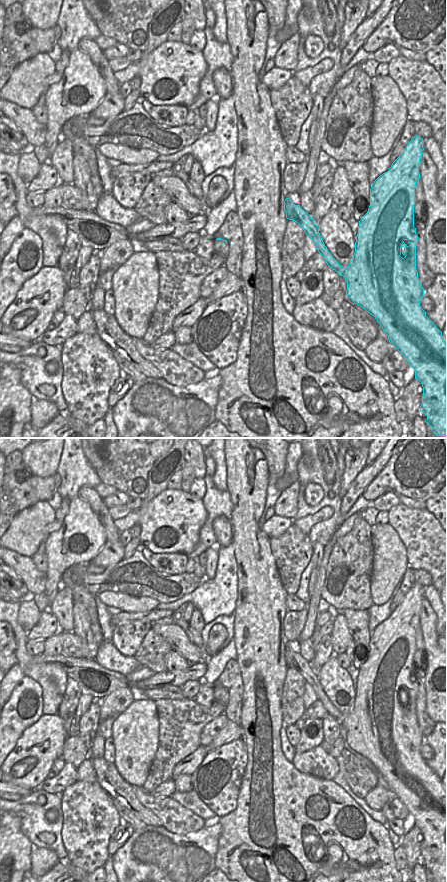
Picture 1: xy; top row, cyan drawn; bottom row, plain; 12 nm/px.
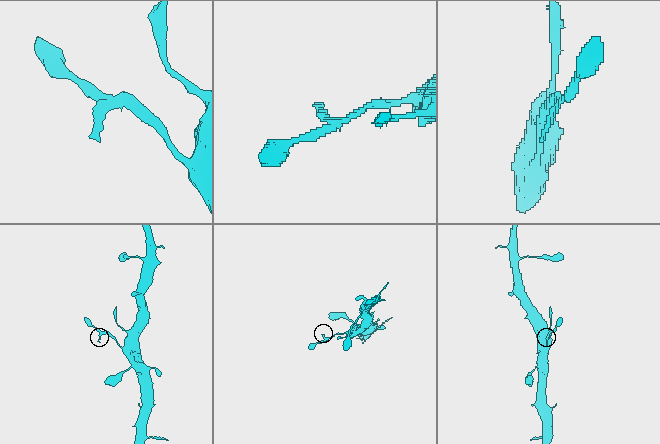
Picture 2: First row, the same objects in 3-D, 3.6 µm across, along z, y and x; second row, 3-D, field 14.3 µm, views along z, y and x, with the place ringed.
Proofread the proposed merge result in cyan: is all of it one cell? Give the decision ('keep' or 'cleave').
cleave

